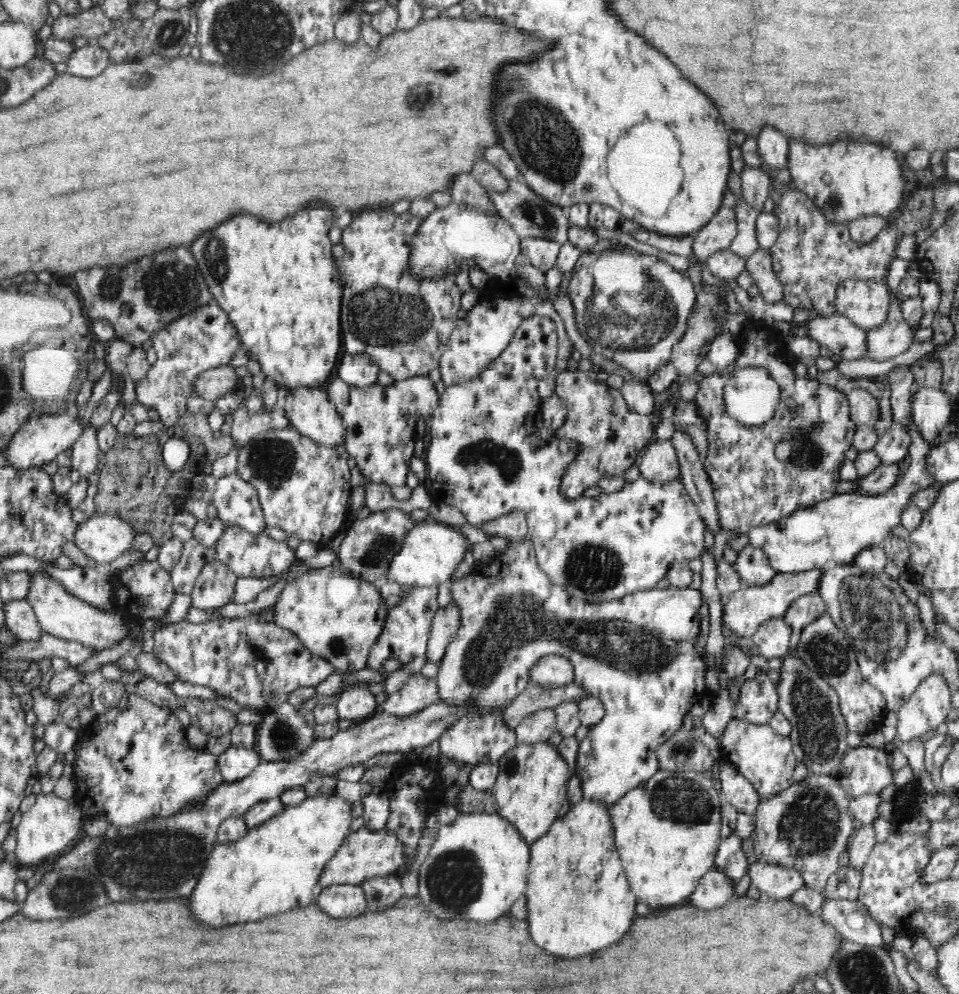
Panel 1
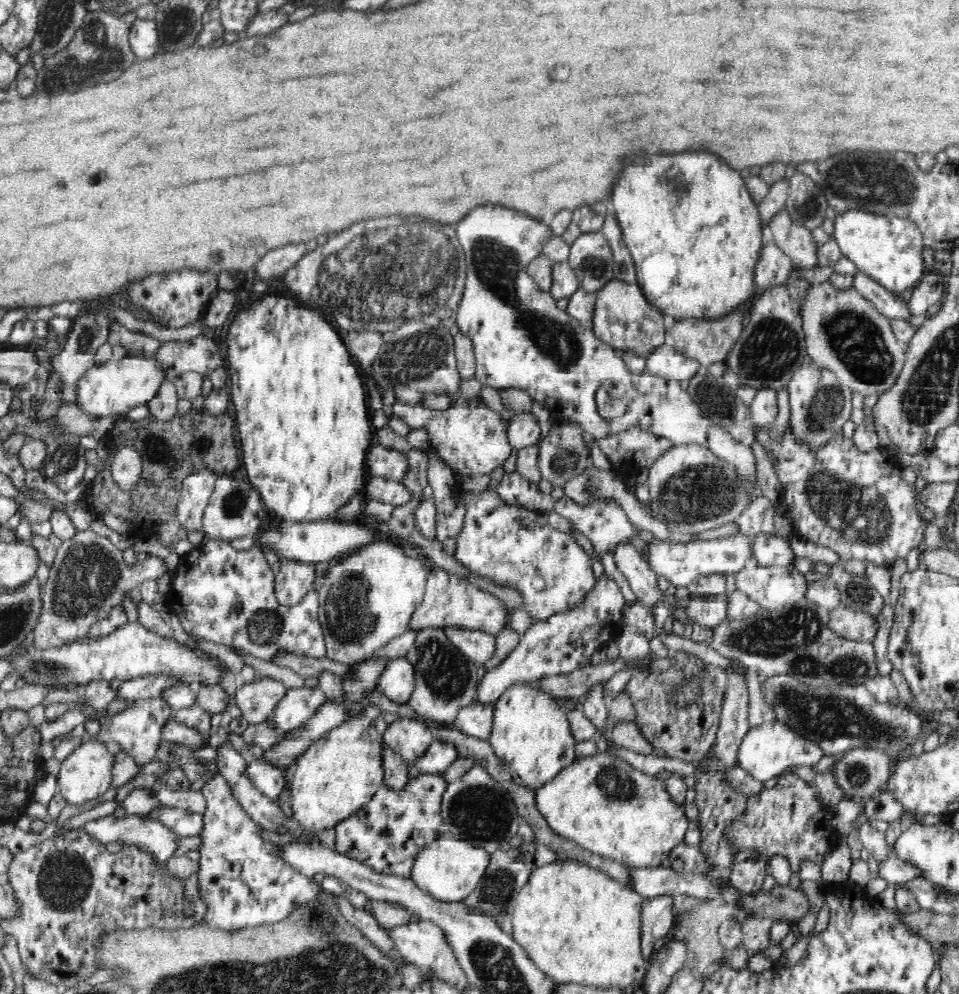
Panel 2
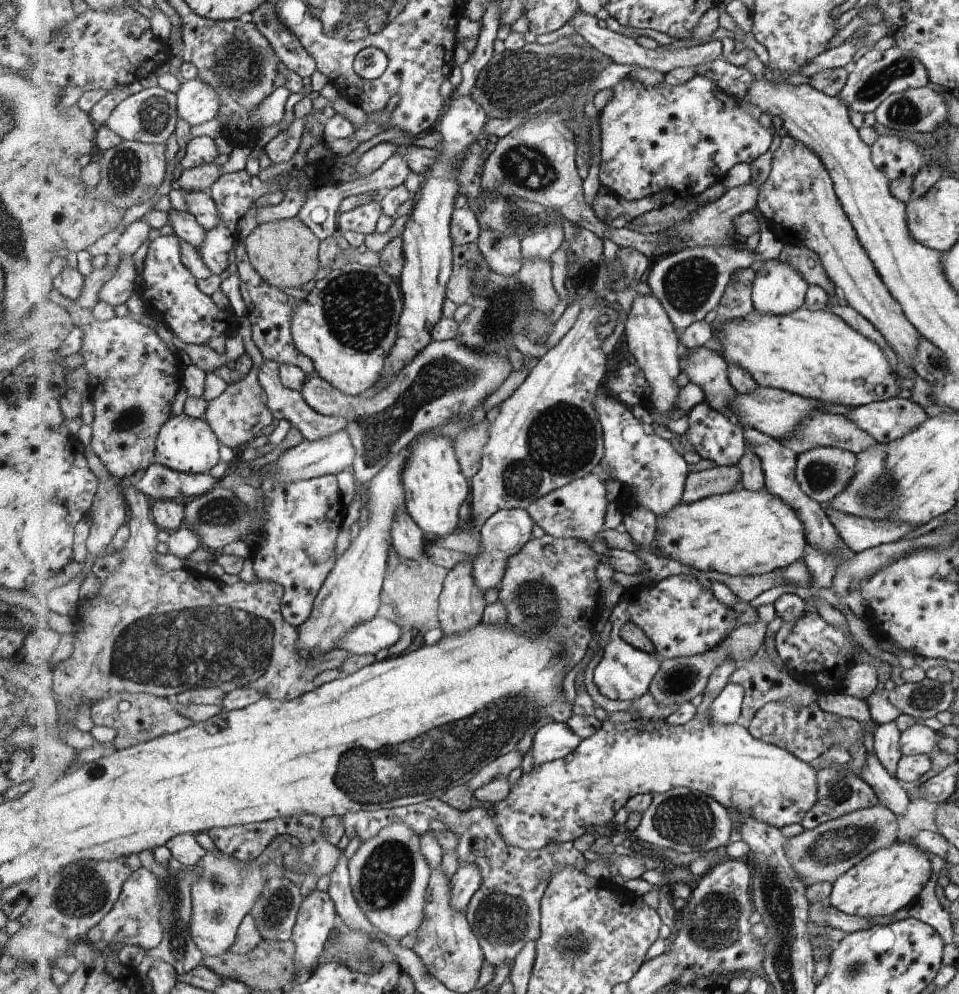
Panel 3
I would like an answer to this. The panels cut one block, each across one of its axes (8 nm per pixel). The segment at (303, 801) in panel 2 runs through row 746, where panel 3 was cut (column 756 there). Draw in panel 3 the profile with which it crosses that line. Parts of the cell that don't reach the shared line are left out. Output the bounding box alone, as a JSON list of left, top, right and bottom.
[716,307,902,407]

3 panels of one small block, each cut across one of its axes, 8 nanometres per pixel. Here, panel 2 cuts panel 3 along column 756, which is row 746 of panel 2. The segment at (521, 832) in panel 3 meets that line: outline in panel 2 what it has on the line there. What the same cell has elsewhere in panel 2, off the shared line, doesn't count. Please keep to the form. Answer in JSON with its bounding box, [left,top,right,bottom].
[738,721,824,783]

